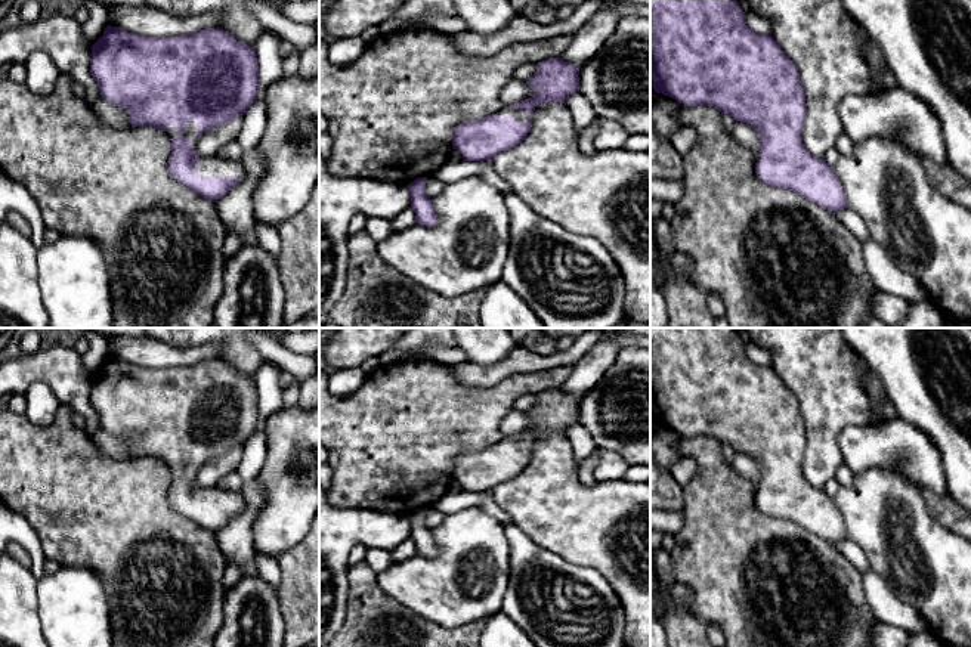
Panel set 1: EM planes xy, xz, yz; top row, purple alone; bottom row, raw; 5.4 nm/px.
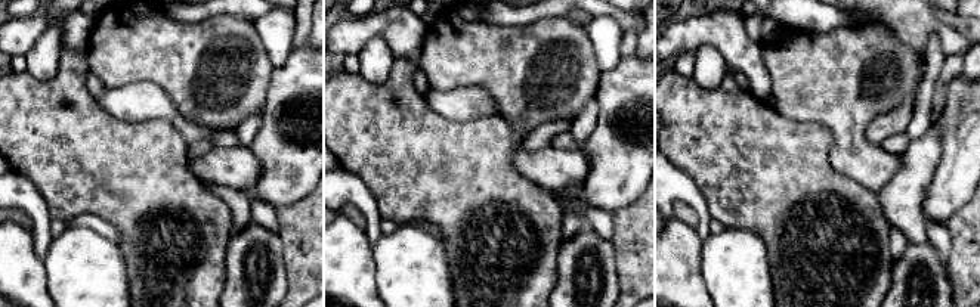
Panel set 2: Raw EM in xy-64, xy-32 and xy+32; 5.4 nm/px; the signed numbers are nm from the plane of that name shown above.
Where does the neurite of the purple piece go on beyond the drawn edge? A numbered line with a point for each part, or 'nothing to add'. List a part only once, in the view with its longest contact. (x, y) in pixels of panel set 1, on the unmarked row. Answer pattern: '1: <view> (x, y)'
1: xy (189, 461)

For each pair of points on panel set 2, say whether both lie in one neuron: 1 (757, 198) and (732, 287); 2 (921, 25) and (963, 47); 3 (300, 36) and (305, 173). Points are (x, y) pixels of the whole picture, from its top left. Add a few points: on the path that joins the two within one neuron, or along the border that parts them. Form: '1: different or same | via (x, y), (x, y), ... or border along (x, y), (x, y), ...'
1: different | border along (725, 228), (753, 230), (761, 239), (769, 259)
2: same | via (931, 25), (939, 27), (952, 40)
3: different | border along (308, 39), (291, 50)

